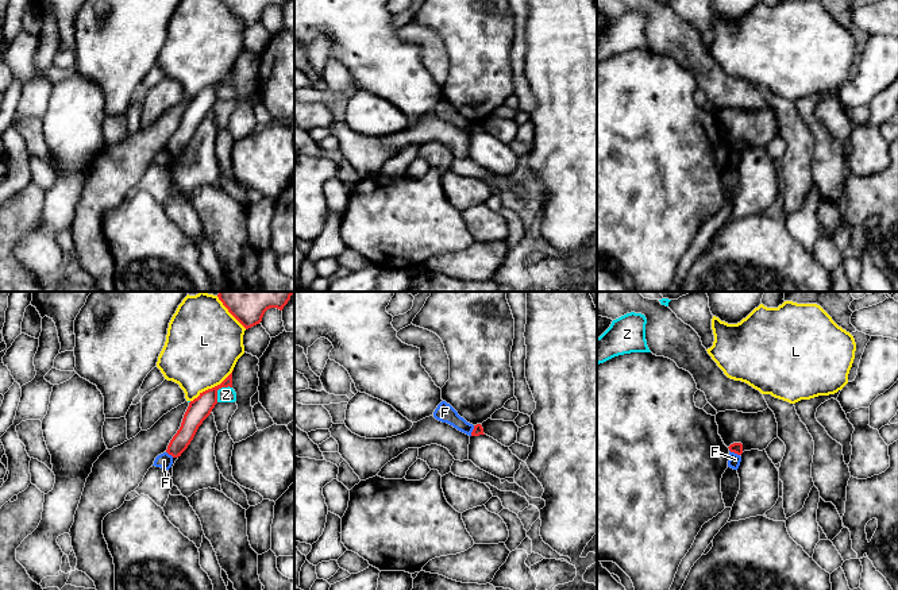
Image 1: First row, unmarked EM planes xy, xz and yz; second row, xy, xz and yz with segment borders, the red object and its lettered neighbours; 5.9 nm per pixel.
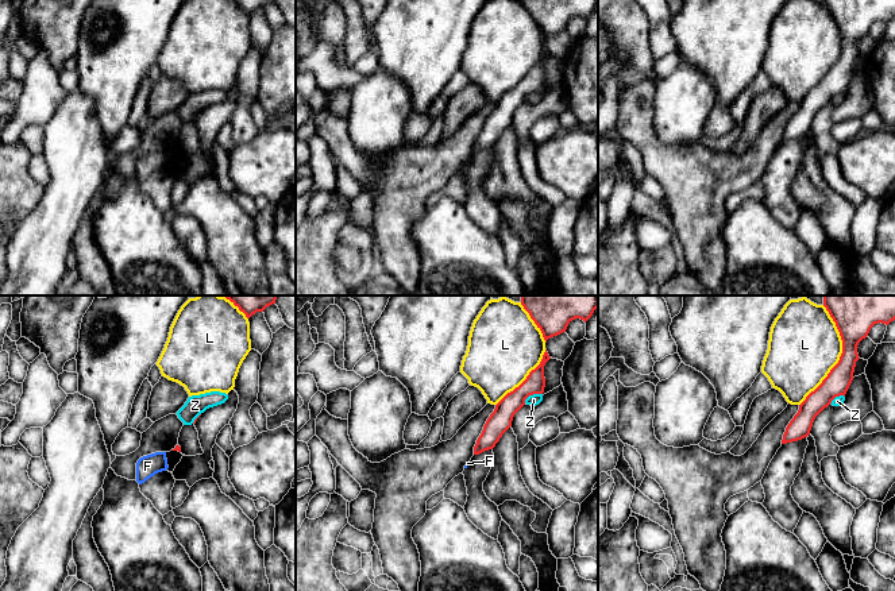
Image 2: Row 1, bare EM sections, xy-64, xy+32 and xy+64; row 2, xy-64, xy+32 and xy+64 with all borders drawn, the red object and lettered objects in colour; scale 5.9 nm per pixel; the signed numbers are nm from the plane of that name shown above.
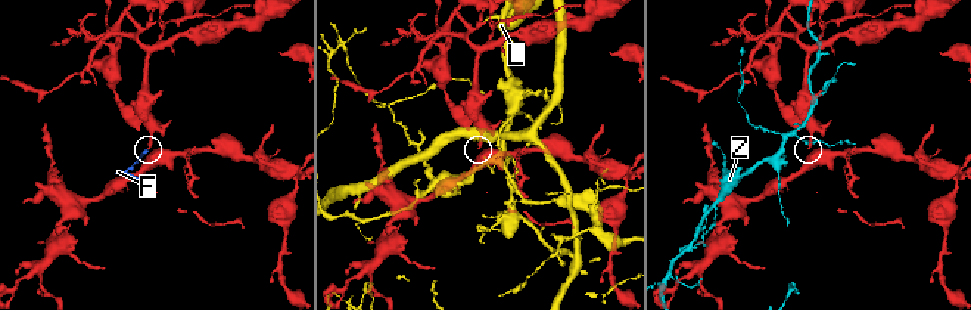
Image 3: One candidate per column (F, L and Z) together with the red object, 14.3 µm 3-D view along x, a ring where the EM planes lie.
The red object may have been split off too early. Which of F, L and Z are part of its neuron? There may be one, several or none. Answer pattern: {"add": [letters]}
{"add": []}

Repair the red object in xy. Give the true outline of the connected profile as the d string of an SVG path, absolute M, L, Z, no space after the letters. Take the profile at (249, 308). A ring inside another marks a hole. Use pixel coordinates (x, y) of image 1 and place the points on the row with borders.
M219 292L217 297L228 312L248 329L262 321L267 309L282 311L292 294L293 292Z

